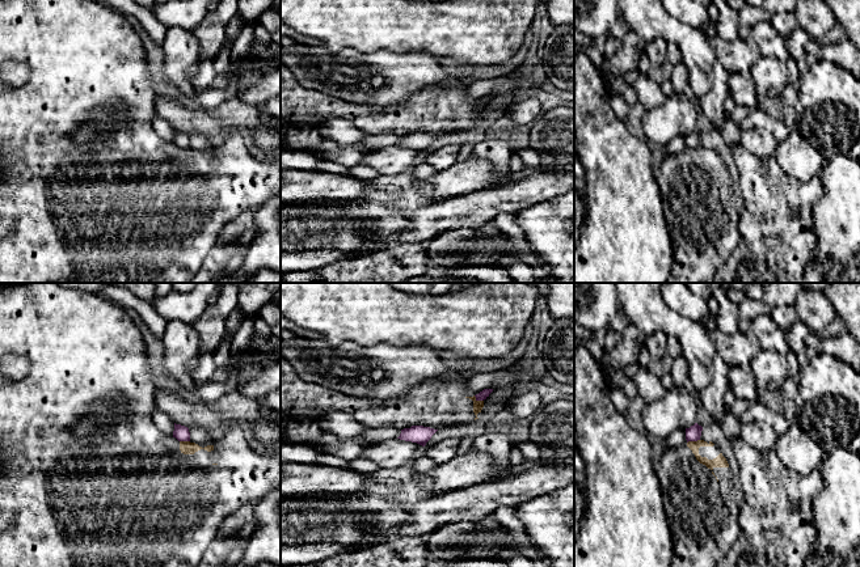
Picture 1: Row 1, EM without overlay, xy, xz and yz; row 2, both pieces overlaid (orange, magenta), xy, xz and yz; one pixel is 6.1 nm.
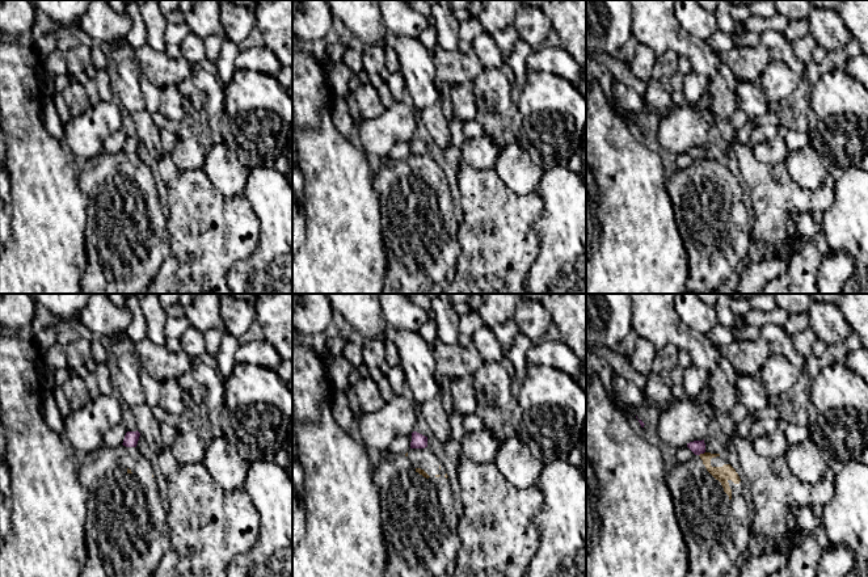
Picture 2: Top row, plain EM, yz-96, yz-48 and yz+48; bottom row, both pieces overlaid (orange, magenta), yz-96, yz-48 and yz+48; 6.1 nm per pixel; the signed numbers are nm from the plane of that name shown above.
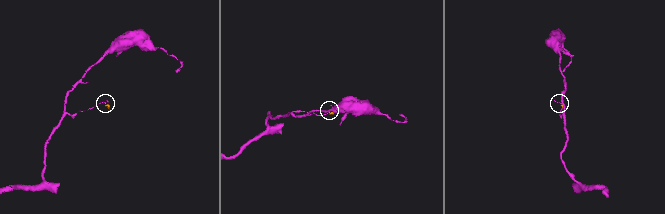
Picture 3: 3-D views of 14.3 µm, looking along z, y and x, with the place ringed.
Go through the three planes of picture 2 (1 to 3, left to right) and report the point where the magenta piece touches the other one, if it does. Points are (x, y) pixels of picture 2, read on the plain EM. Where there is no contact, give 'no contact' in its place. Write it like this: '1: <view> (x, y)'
1: no contact
2: no contact
3: yz+48 (702, 160)

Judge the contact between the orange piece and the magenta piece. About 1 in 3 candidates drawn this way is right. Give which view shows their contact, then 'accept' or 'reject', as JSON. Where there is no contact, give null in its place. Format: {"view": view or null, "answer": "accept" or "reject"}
{"view": "yz", "answer": "reject"}

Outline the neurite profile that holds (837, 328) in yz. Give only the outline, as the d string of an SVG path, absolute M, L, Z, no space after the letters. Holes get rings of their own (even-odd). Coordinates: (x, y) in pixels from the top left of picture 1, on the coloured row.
M835 316L834 321L825 329L829 335L842 335L847 331L847 327L839 316Z

